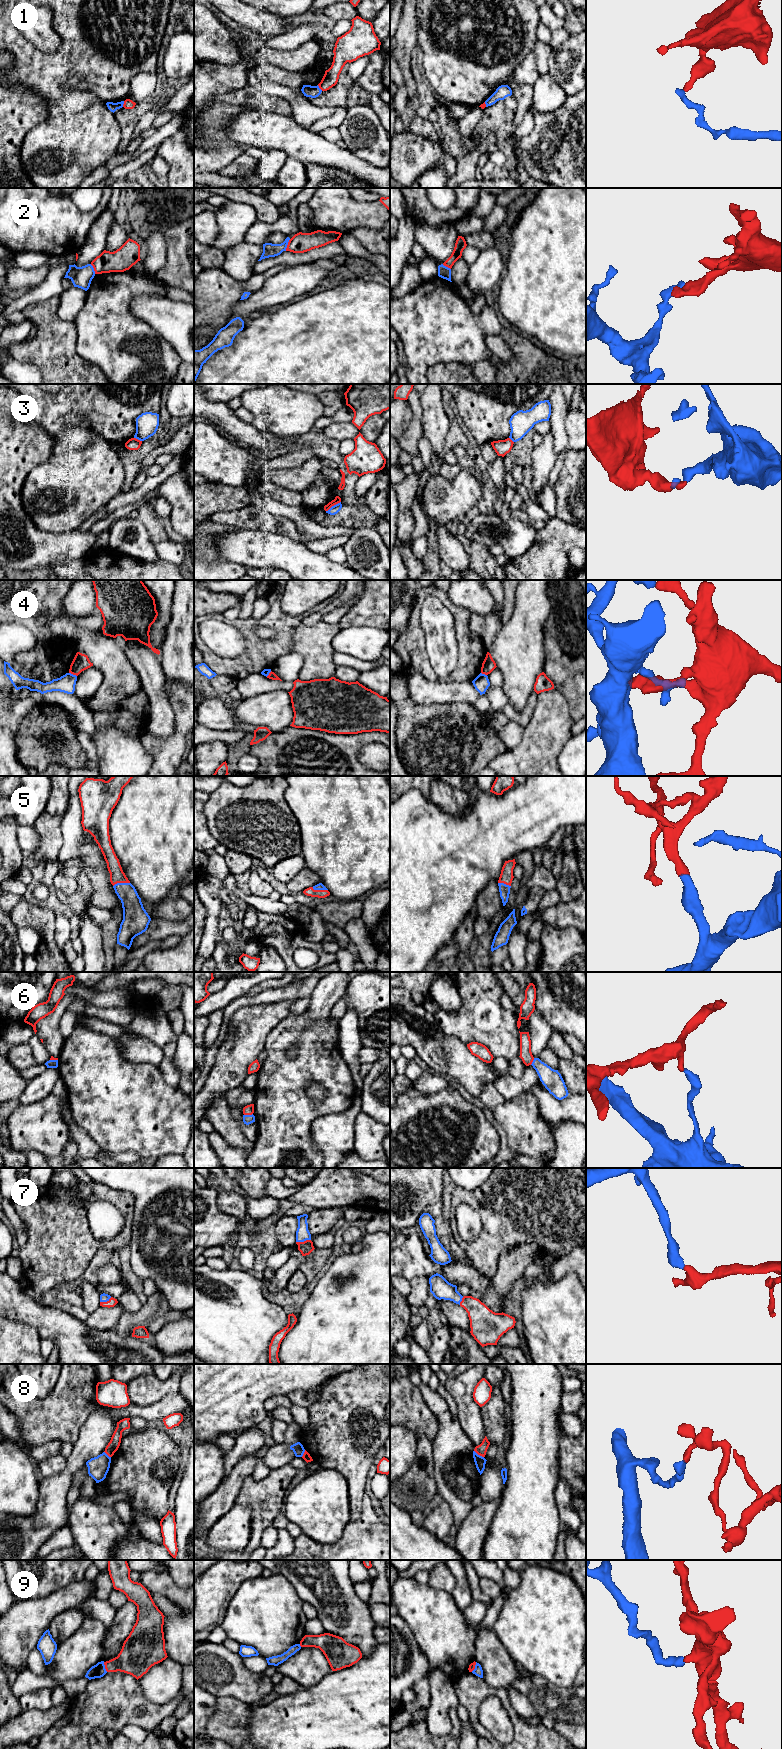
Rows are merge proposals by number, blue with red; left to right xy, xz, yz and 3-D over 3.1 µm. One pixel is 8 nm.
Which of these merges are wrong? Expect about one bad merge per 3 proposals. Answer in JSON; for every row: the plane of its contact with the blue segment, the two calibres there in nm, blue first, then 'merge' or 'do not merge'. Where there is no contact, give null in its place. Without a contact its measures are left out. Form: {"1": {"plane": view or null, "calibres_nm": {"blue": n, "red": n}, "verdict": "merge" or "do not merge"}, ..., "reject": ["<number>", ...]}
{"1": {"plane": "xy", "calibres_nm": {"blue": 70, "red": 80}, "verdict": "do not merge"}, "2": {"plane": "xz", "calibres_nm": {"blue": 110, "red": 160}, "verdict": "do not merge"}, "3": {"plane": "xz", "calibres_nm": {"blue": 70, "red": 50}, "verdict": "do not merge"}, "4": {"plane": "xy", "calibres_nm": {"blue": 140, "red": 140}, "verdict": "do not merge"}, "5": {"plane": "xy", "calibres_nm": {"blue": 180, "red": 120}, "verdict": "merge"}, "6": {"plane": "xz", "calibres_nm": {"blue": 80, "red": 80}, "verdict": "do not merge"}, "7": {"plane": "xz", "calibres_nm": {"blue": 110, "red": 110}, "verdict": "merge"}, "8": {"plane": "yz", "calibres_nm": {"blue": 90, "red": 90}, "verdict": "do not merge"}, "9": {"plane": "xy", "calibres_nm": {"blue": 110, "red": 260}, "verdict": "do not merge"}, "reject": ["1", "2", "3", "4", "6", "8", "9"]}

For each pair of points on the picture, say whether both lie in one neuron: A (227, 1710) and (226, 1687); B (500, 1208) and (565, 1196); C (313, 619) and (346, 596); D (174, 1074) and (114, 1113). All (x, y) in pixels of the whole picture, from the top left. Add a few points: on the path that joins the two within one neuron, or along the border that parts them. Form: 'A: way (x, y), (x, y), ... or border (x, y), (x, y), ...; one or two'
A: border (217, 1697), (231, 1696), (248, 1704); two
B: way (516, 1206), (528, 1198), (549, 1198); one
C: way (321, 614), (338, 602); one
D: border (158, 1067), (163, 1079), (169, 1085), (176, 1087); two

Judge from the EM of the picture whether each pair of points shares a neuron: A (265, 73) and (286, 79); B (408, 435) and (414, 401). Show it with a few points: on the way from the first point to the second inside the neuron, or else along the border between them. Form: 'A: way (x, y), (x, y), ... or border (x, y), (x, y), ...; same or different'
A: way (270, 73), (281, 76); same
B: way (415, 427), (416, 409); same

